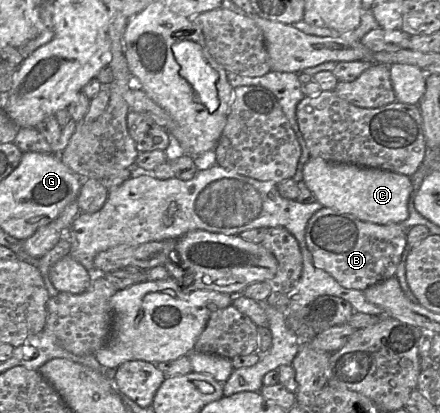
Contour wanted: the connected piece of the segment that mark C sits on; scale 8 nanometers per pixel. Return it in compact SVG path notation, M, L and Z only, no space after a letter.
M310 157L303 168L303 182L323 207L351 214L364 222L401 224L409 216L408 204L413 184L411 177L406 175Z

